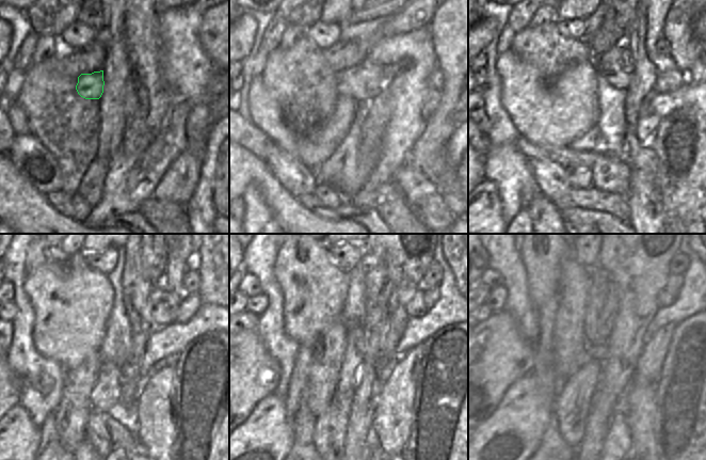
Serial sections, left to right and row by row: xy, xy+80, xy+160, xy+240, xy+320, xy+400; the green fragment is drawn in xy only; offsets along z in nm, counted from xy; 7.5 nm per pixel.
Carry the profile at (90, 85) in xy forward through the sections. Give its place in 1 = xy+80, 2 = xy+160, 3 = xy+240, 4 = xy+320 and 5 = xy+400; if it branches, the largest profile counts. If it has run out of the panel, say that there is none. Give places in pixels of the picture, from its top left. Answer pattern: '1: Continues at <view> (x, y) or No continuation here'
1: Continues at xy+80 (359, 85)
2: Continues at xy+160 (640, 80)
3: Continues at xy+240 (166, 303)
4: Continues at xy+320 (415, 306)
5: Continues at xy+400 (666, 298)

